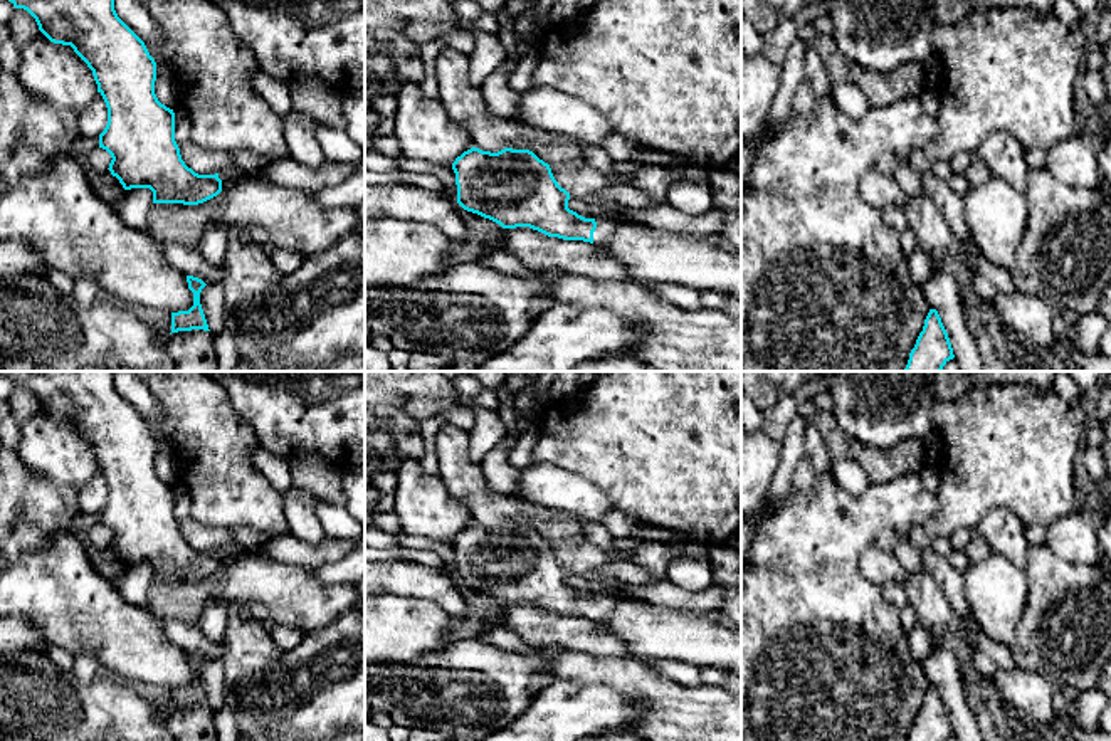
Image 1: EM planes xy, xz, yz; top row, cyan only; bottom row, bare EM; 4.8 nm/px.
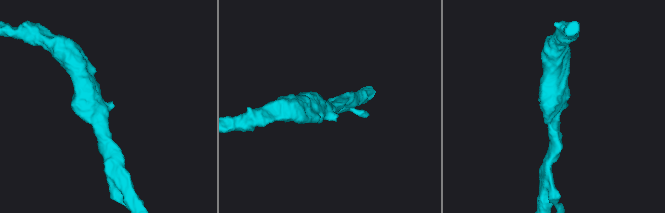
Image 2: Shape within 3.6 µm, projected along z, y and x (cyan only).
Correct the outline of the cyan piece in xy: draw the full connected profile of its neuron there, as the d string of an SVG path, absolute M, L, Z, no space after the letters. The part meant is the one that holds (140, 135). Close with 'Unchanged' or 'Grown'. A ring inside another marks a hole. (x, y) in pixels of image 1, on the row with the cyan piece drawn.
M8 0L27 10L39 30L54 44L71 45L92 71L97 92L108 108L99 148L111 155L109 171L124 190L150 188L153 203L198 205L222 192L224 180L267 168L272 161L257 153L232 153L234 165L215 175L198 175L185 165L175 141L175 113L155 94L156 62L145 42L118 17L114 0Z. Grown

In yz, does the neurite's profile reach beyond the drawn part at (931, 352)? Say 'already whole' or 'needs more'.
already whole

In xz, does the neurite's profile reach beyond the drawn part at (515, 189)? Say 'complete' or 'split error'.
split error

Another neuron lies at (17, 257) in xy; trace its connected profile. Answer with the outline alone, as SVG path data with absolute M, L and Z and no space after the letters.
M25 240L0 242L0 282L13 282L22 276L40 276L50 269L42 254Z

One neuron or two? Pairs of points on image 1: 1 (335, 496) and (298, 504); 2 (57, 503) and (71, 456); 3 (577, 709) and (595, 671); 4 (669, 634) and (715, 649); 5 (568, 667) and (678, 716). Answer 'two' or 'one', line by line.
1: two
2: two
3: two
4: one
5: one

